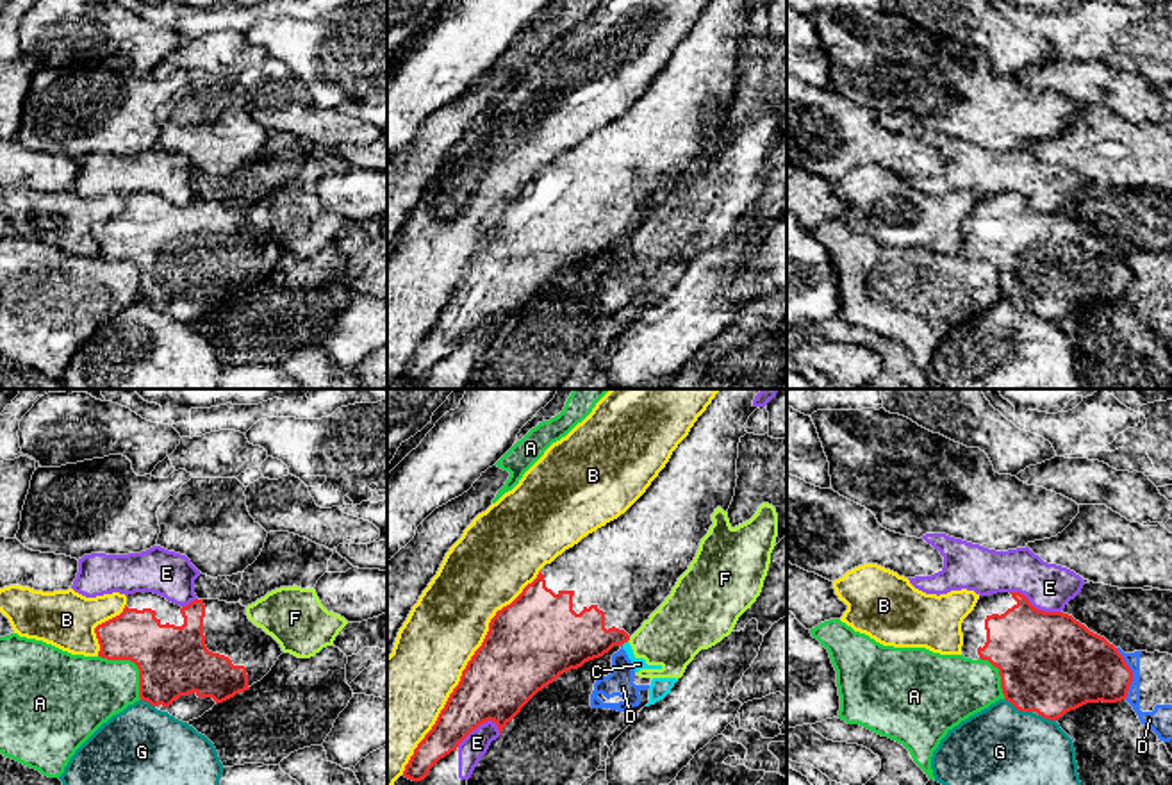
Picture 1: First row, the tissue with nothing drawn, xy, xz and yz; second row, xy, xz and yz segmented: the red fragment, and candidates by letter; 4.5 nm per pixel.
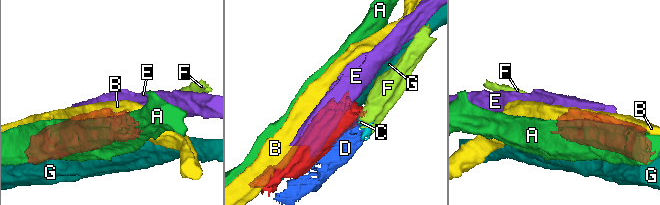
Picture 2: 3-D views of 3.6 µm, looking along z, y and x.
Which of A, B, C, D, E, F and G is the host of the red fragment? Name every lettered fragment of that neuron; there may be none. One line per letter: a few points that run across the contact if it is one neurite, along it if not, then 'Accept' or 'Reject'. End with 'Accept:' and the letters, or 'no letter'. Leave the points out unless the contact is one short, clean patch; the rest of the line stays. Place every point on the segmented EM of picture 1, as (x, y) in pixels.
A: Reject
B: Reject
C: Line: xz (627, 641), (621, 644). Reject
D: Reject
E: Reject
F: Line: xz (630, 637), (627, 641). Reject
G: Reject
Accept: no letter

